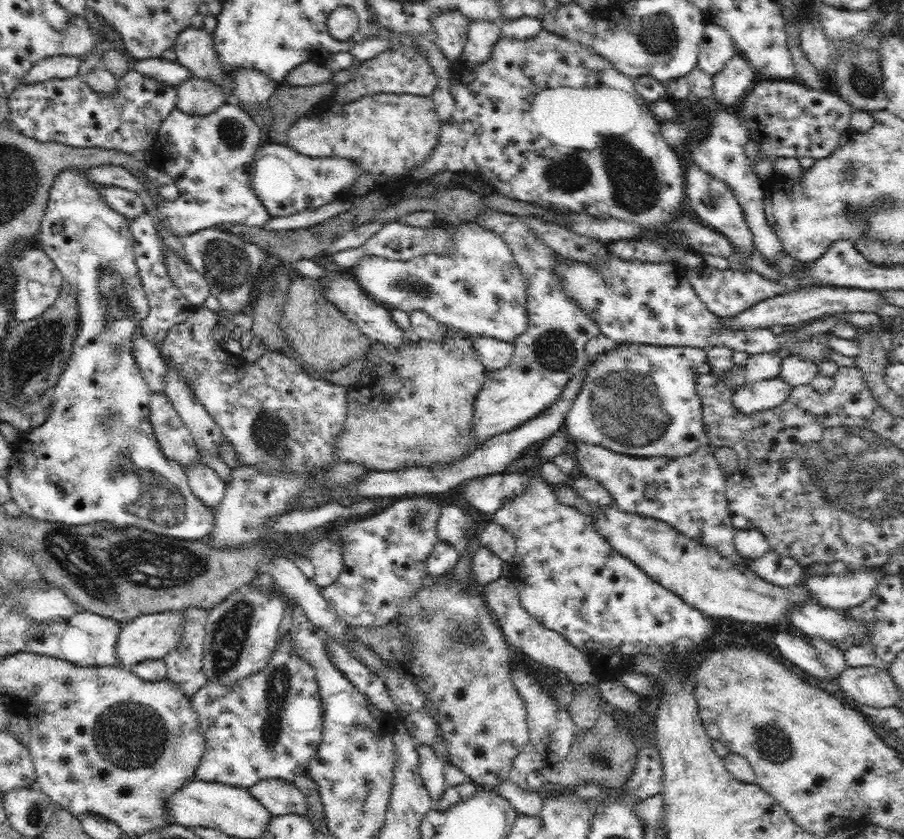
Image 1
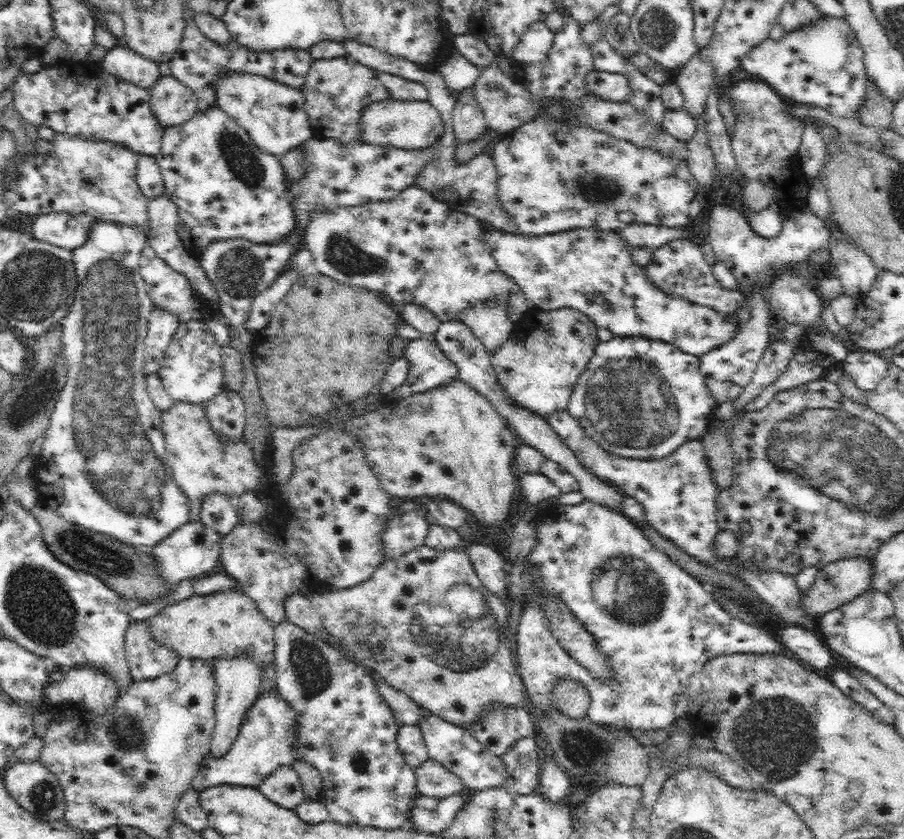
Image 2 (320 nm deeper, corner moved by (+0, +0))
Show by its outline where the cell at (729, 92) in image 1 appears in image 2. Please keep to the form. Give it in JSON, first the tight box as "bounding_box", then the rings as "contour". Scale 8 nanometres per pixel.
{"bounding_box":[739,17,870,118],"contour":[[[820,17],[808,25],[786,33],[779,39],[774,40],[768,37],[762,44],[755,46],[742,57],[739,68],[742,72],[754,74],[756,78],[762,78],[764,82],[768,82],[786,102],[804,104],[807,107],[820,106],[840,118],[859,117],[858,110],[862,108],[867,82],[870,80],[865,71],[860,41],[856,40],[854,30],[844,17]]]}

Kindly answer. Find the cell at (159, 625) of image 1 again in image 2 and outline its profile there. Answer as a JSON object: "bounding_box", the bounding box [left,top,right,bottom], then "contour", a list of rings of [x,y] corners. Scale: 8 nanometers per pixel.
{"bounding_box":[147,589,275,668],"contour":[[[240,589],[212,592],[204,596],[193,594],[186,600],[180,600],[162,608],[158,614],[150,616],[147,620],[154,639],[172,649],[178,658],[202,659],[208,662],[214,658],[232,658],[236,654],[245,652],[261,668],[275,660],[274,624],[264,616],[256,602]]]}

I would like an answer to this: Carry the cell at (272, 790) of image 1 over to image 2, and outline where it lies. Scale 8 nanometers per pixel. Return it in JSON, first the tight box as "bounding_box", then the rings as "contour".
{"bounding_box":[258,765,306,810],"contour":[[[292,765],[279,766],[264,779],[258,789],[265,798],[287,810],[295,810],[306,801],[298,773]]]}

